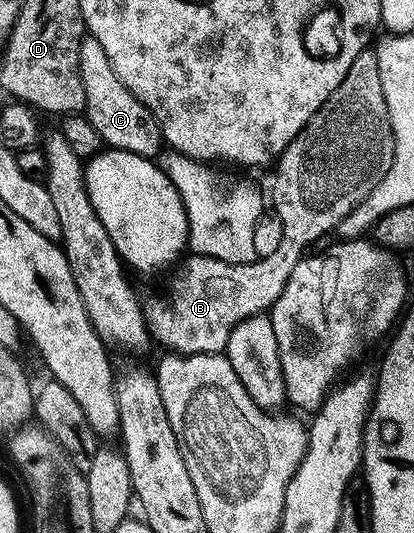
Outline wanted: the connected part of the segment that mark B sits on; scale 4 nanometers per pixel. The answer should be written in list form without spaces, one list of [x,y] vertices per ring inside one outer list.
[[[369,48],[364,50],[358,56],[354,56],[354,64],[350,64],[350,72],[346,72],[346,80],[342,80],[342,84],[338,84],[338,88],[334,88],[334,92],[330,96],[330,100],[326,100],[326,104],[322,104],[314,117],[305,124],[302,132],[298,132],[298,136],[294,136],[294,140],[290,140],[290,144],[281,153],[274,163],[276,169],[276,179],[272,182],[272,198],[270,194],[270,202],[274,205],[274,213],[278,216],[278,220],[282,220],[282,240],[278,244],[278,248],[265,258],[257,258],[255,262],[246,264],[230,264],[224,263],[222,260],[207,258],[205,255],[192,254],[185,257],[179,263],[180,271],[172,278],[172,302],[163,302],[162,299],[156,298],[152,303],[146,306],[146,317],[148,320],[148,332],[152,335],[152,341],[158,347],[165,346],[165,351],[173,354],[224,354],[228,349],[228,341],[230,340],[230,332],[242,320],[246,320],[255,314],[263,314],[271,311],[272,305],[278,300],[278,296],[282,296],[282,292],[286,288],[286,280],[290,280],[290,272],[294,272],[294,268],[313,249],[312,246],[319,240],[323,234],[332,234],[336,226],[348,213],[355,207],[360,206],[368,199],[370,192],[374,192],[374,188],[384,176],[386,172],[390,172],[390,164],[394,160],[394,132],[390,128],[390,116],[386,112],[386,96],[382,96],[382,80],[378,76],[378,60],[376,59],[375,49]]]

